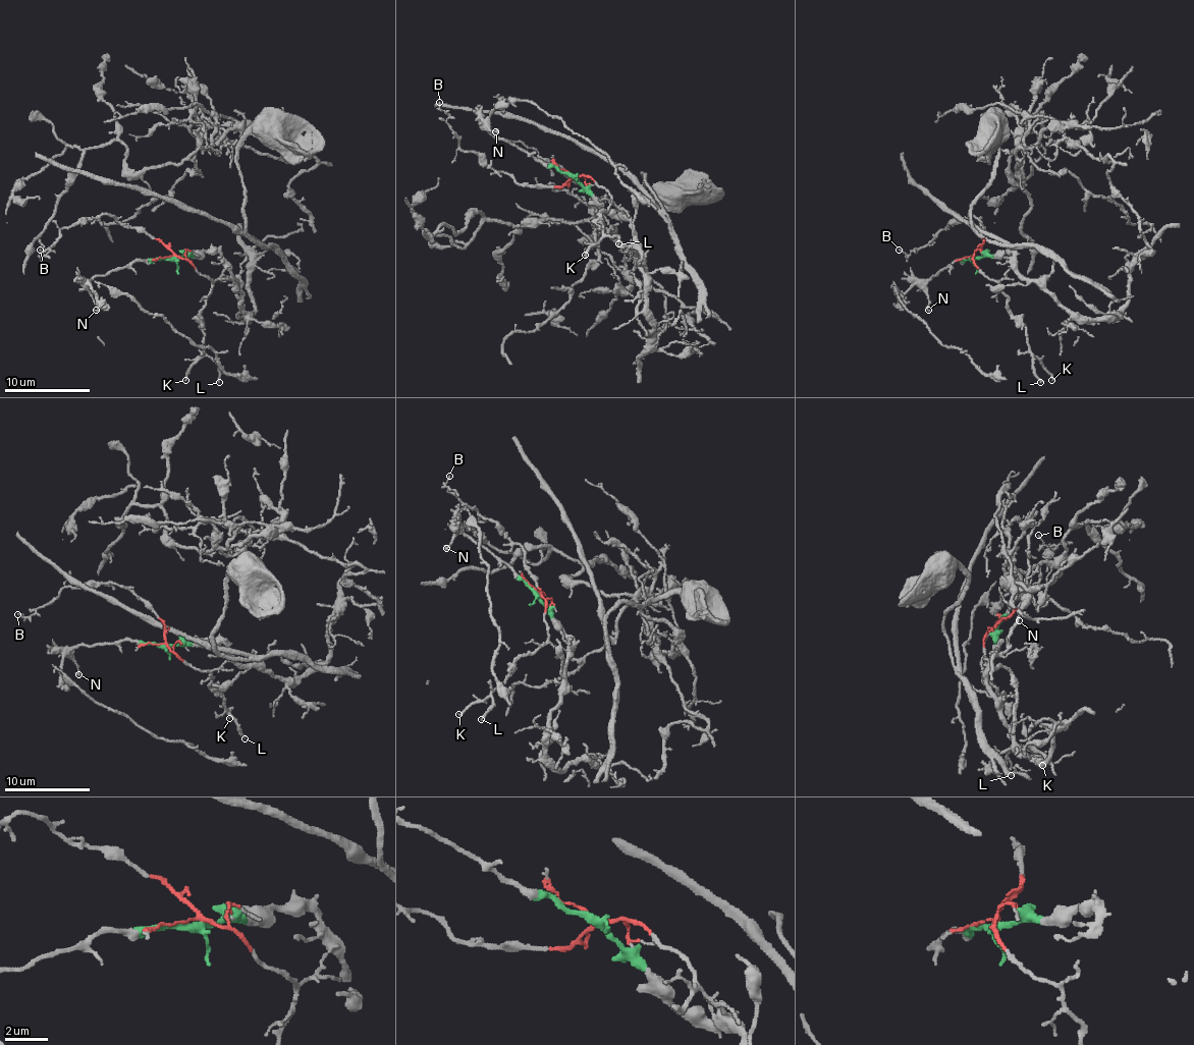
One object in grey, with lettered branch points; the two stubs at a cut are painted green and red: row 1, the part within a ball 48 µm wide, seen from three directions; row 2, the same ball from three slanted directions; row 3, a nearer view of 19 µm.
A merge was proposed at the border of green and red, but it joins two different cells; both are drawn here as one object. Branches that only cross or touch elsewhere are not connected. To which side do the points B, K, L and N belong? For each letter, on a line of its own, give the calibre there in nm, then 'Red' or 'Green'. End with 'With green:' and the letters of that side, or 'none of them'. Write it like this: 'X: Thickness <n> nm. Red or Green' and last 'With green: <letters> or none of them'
B: Thickness 110 nm. Red
K: Thickness 170 nm. Red
L: Thickness 180 nm. Red
N: Thickness 160 nm. Green
With green: N

